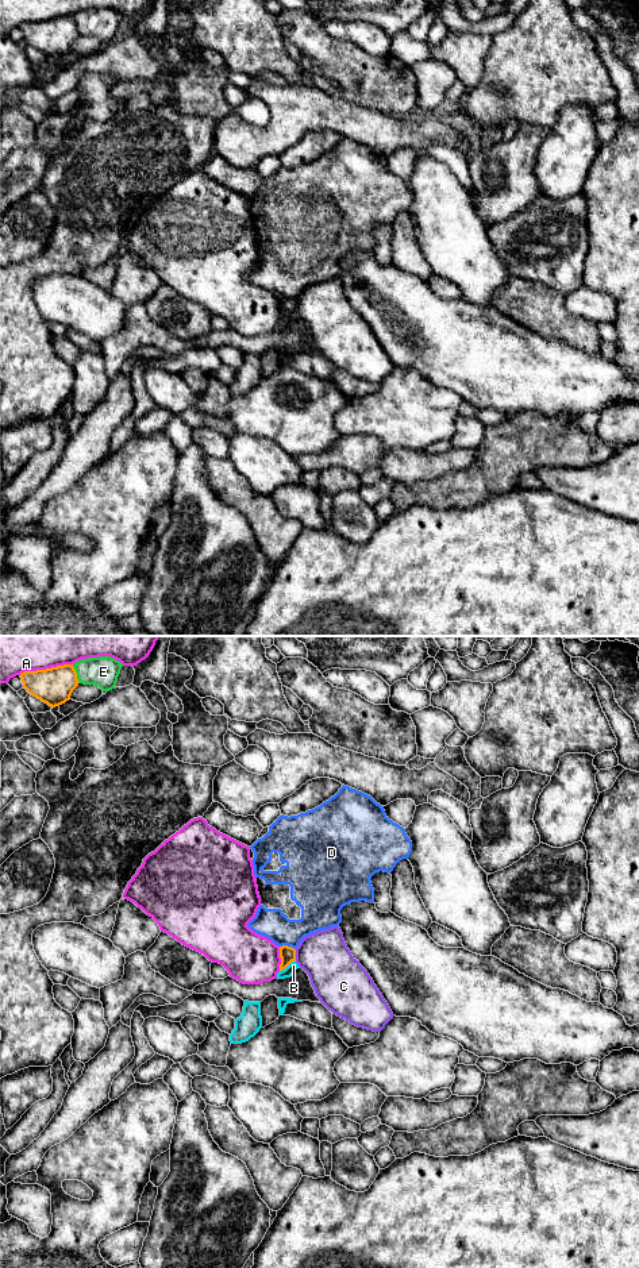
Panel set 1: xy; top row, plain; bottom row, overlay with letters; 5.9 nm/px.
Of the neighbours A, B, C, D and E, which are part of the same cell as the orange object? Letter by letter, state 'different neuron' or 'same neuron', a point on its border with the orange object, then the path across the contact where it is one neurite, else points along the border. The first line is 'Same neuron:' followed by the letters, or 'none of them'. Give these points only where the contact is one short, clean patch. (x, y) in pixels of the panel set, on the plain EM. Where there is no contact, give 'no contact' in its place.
Same neuron: none of them
A: different neuron; meets orange in xy at (46, 20)
B: different neuron; meets orange in xy at (287, 318); border along xy (295, 312), (280, 323)
C: different neuron; meets orange in xy at (295, 307); border along xy (295, 301), (296, 312)
D: different neuron; meets orange in xy at (287, 297)
E: different neuron; meets orange in xy at (76, 26)

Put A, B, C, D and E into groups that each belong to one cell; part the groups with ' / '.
A / B / C / D / E

